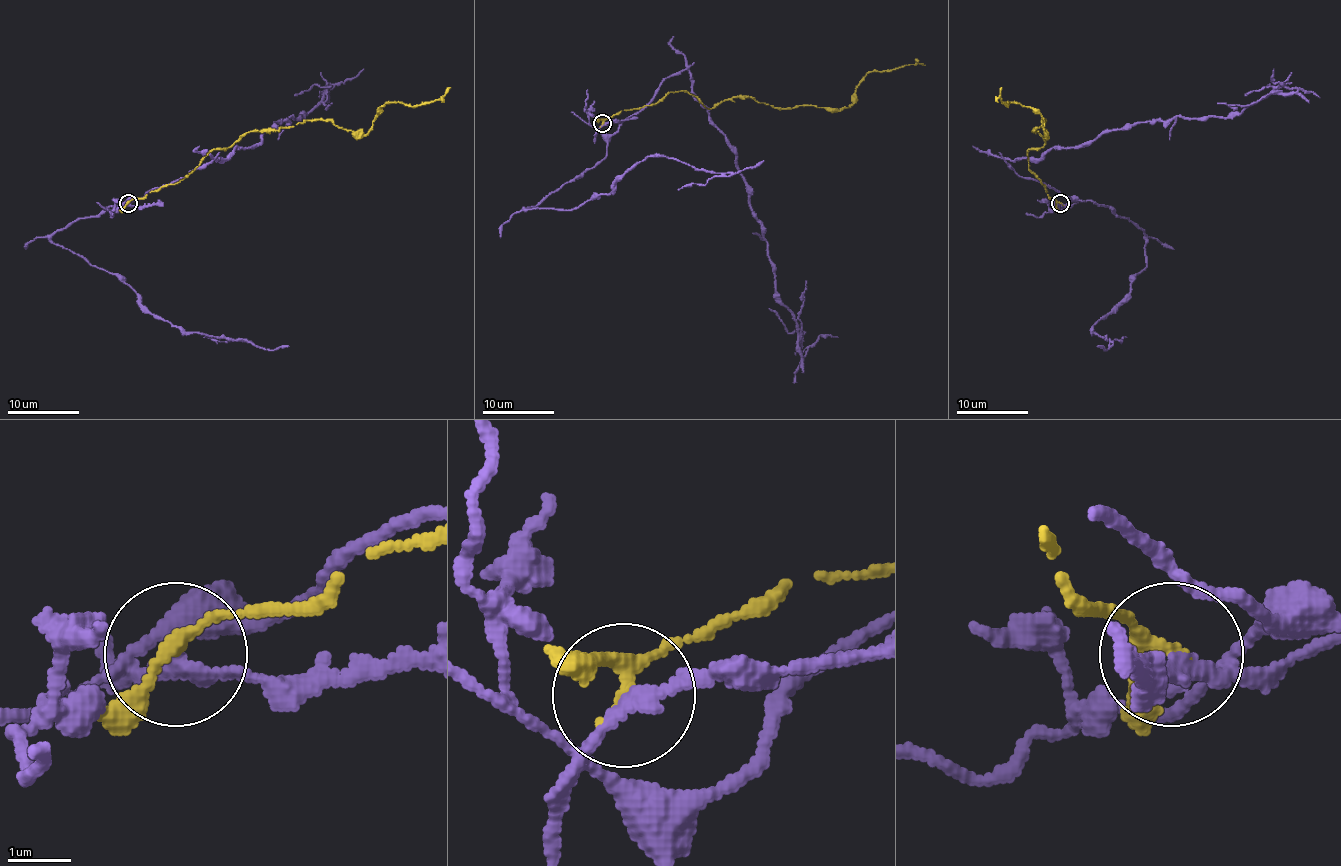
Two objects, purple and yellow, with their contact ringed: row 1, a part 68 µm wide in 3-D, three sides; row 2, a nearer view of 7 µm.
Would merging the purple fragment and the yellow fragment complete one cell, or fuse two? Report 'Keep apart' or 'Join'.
Keep apart

